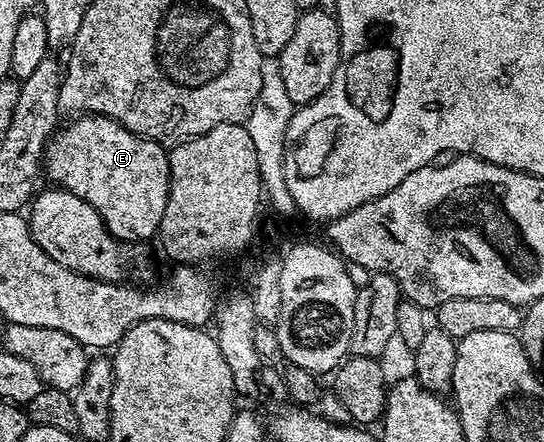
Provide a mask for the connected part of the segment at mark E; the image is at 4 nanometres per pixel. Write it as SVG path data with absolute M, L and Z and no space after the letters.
M83 114L70 120L66 127L55 129L50 135L50 141L46 143L46 153L44 155L44 178L50 184L57 184L61 189L72 192L76 196L80 196L80 200L84 200L88 204L92 204L92 208L96 208L96 212L104 220L104 224L108 228L111 236L118 239L123 244L139 244L145 238L154 238L160 228L160 220L164 216L164 208L168 204L168 196L170 195L170 156L167 147L161 142L154 142L150 138L141 138L139 134L132 133L128 128L124 128L116 120L106 118L102 114Z

